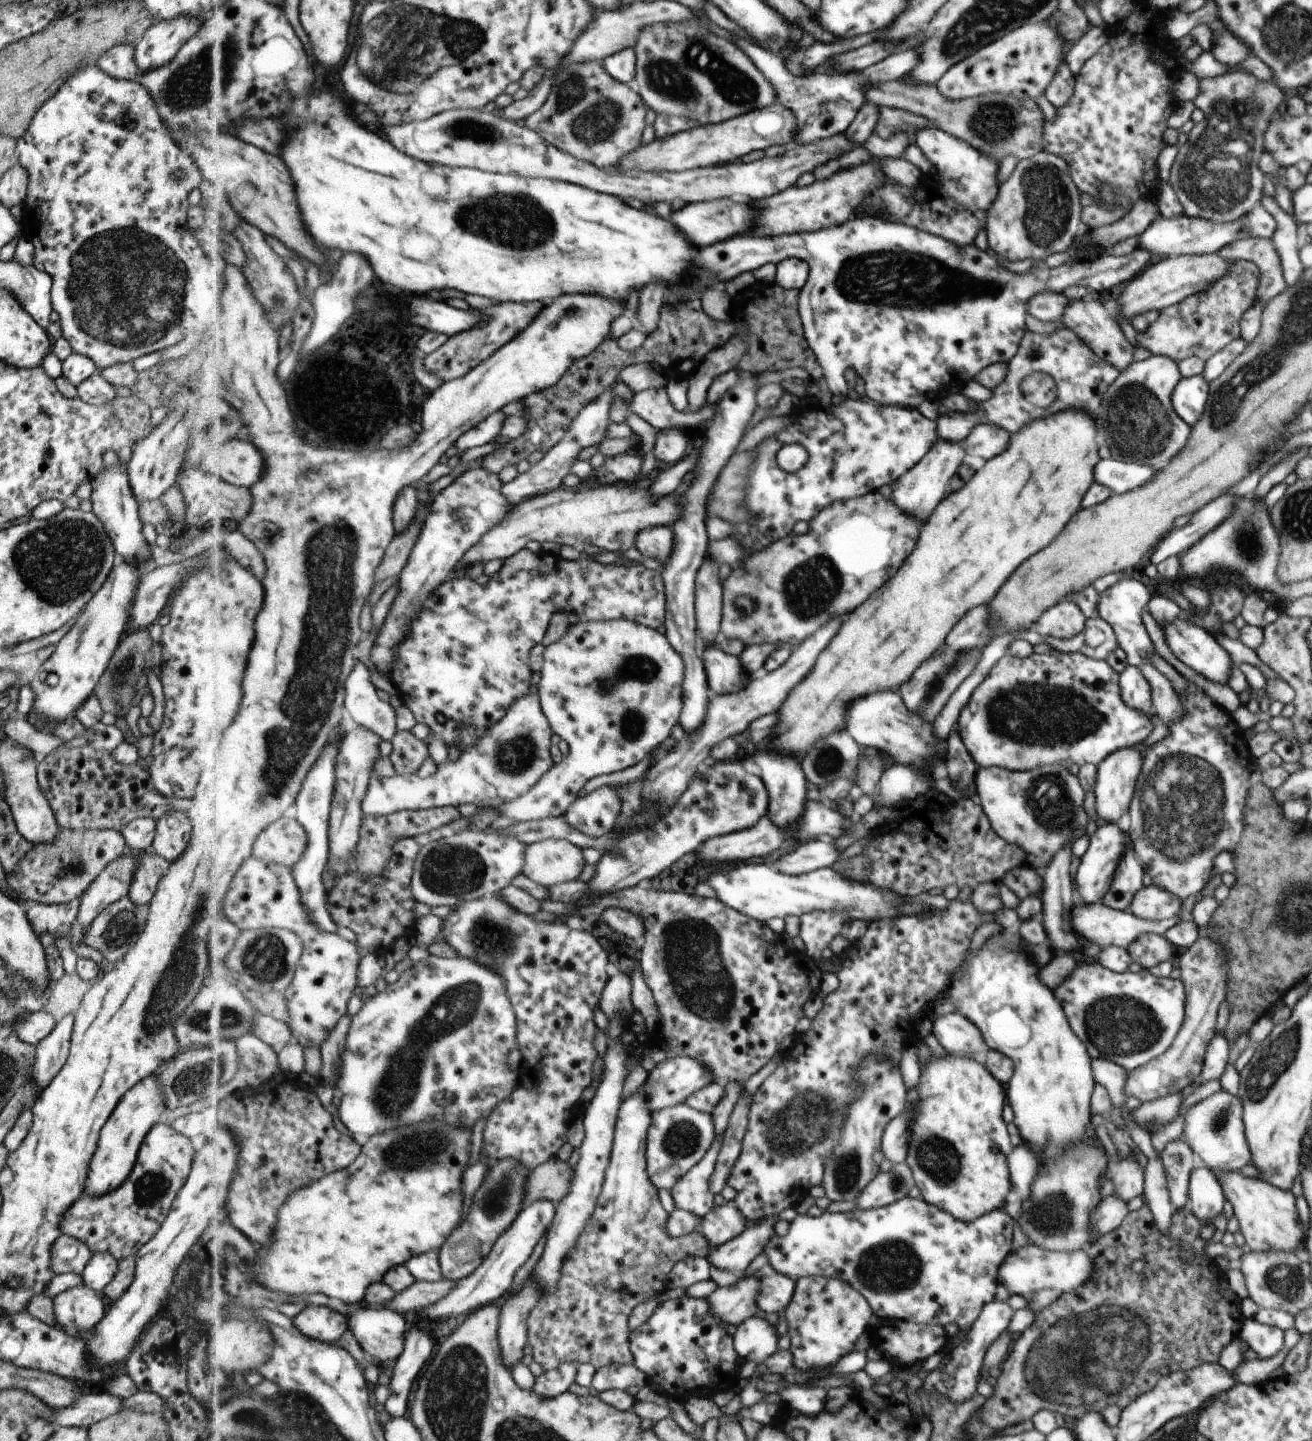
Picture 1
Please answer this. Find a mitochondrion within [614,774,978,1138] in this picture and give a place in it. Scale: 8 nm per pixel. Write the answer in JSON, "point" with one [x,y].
{"point":[681,938]}

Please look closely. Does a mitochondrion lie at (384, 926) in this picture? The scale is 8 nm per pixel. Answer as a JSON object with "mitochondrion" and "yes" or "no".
{"mitochondrion":"no"}

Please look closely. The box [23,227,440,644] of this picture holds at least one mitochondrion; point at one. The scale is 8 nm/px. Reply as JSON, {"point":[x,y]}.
{"point":[126,290]}

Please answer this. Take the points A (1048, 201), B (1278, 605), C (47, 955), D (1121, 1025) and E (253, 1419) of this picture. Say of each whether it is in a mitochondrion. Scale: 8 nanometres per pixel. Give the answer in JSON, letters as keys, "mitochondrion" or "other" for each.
{"A":"mitochondrion","B":"other","C":"other","D":"mitochondrion","E":"mitochondrion"}

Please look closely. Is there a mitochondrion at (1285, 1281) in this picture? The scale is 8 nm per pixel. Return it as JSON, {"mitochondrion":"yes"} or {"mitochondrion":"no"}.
{"mitochondrion":"yes"}

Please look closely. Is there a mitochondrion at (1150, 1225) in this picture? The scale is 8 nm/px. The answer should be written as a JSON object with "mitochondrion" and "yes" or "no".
{"mitochondrion":"no"}

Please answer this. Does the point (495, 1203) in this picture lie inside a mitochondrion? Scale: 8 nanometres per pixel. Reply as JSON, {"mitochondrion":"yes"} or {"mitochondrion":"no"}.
{"mitochondrion":"yes"}

